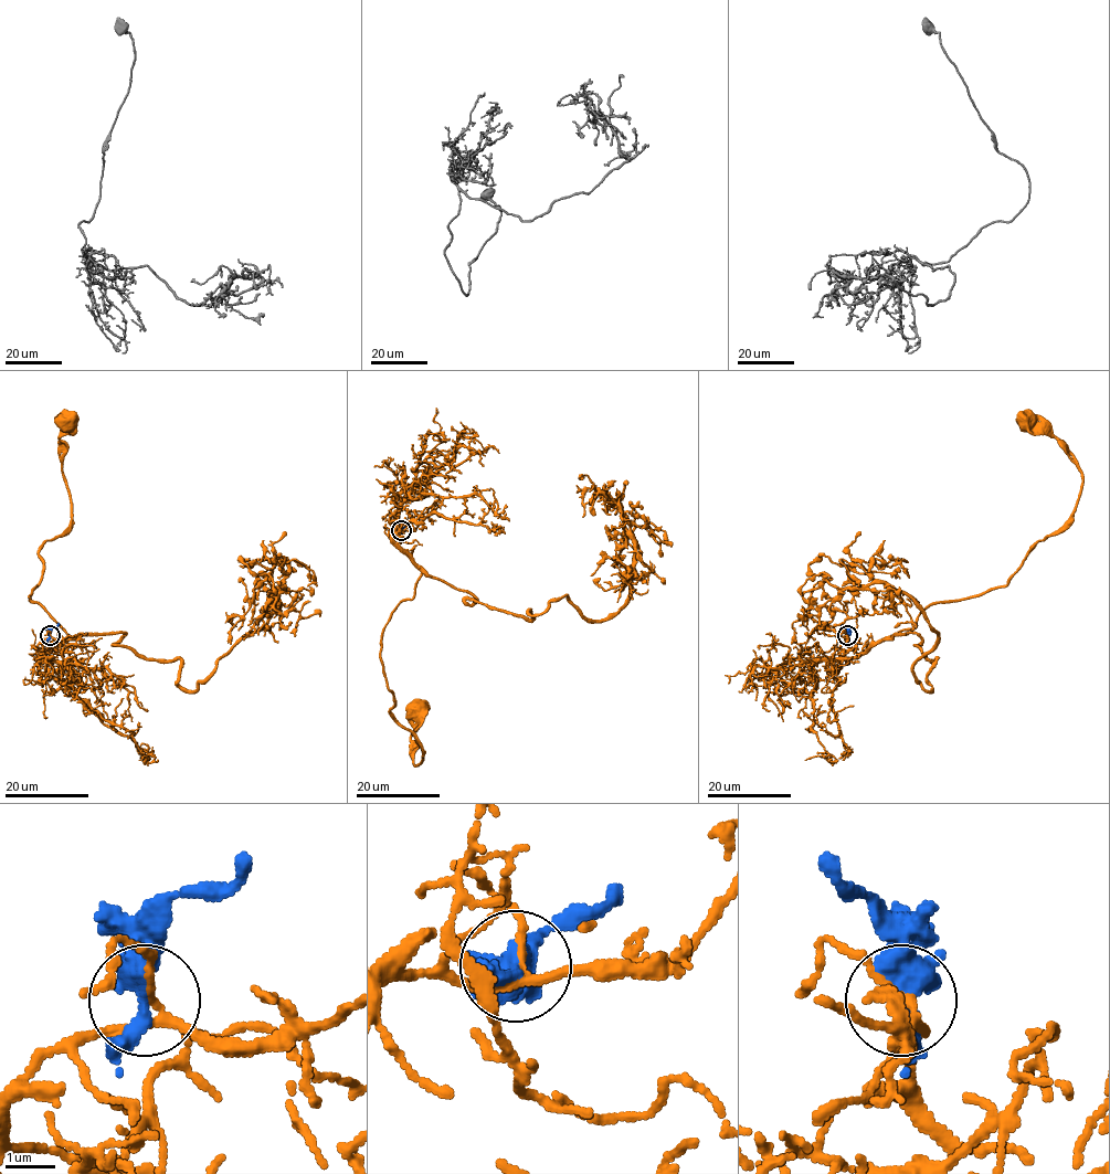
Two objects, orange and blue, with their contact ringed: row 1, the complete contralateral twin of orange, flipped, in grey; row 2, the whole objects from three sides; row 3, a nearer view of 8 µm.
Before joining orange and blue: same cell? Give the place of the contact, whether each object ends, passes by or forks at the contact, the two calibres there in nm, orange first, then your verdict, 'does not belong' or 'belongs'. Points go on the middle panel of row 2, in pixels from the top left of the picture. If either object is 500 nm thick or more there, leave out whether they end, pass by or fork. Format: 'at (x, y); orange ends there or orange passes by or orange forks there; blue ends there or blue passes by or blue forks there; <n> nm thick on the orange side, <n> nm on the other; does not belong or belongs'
at (401, 530); orange forks there; blue passes by; 140 nm thick on the orange side, 440 nm on the other; does not belong

